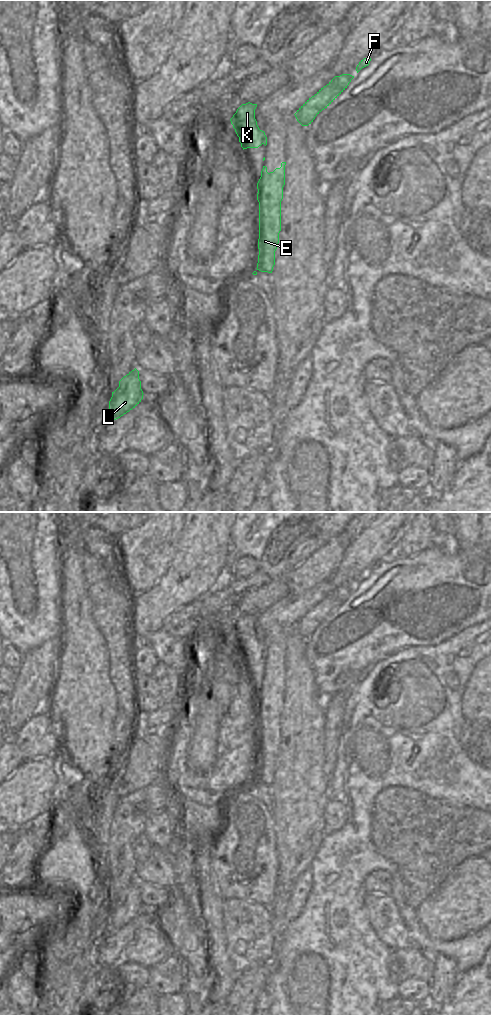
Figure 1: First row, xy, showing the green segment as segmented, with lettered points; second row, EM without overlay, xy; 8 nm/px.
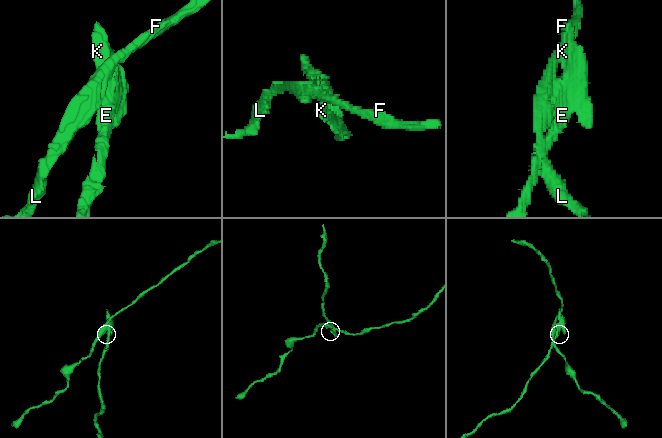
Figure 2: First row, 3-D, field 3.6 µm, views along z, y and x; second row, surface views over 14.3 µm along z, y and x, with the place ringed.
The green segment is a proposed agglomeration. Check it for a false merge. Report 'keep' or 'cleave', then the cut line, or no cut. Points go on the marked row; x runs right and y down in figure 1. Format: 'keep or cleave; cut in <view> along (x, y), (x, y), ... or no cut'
cleave; cut in xy along (273, 171), (271, 179), (271, 205), (259, 217)

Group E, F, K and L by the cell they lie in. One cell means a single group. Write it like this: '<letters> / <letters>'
E K / F L

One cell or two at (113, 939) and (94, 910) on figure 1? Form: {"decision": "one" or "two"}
{"decision": "two"}

